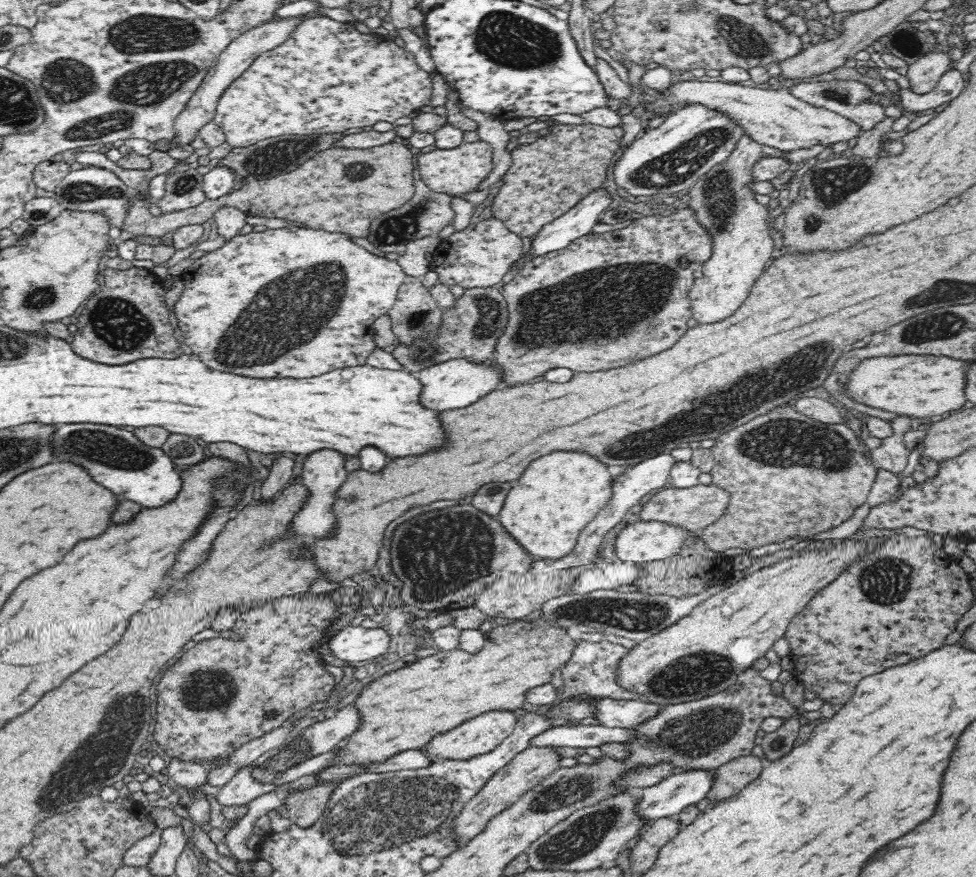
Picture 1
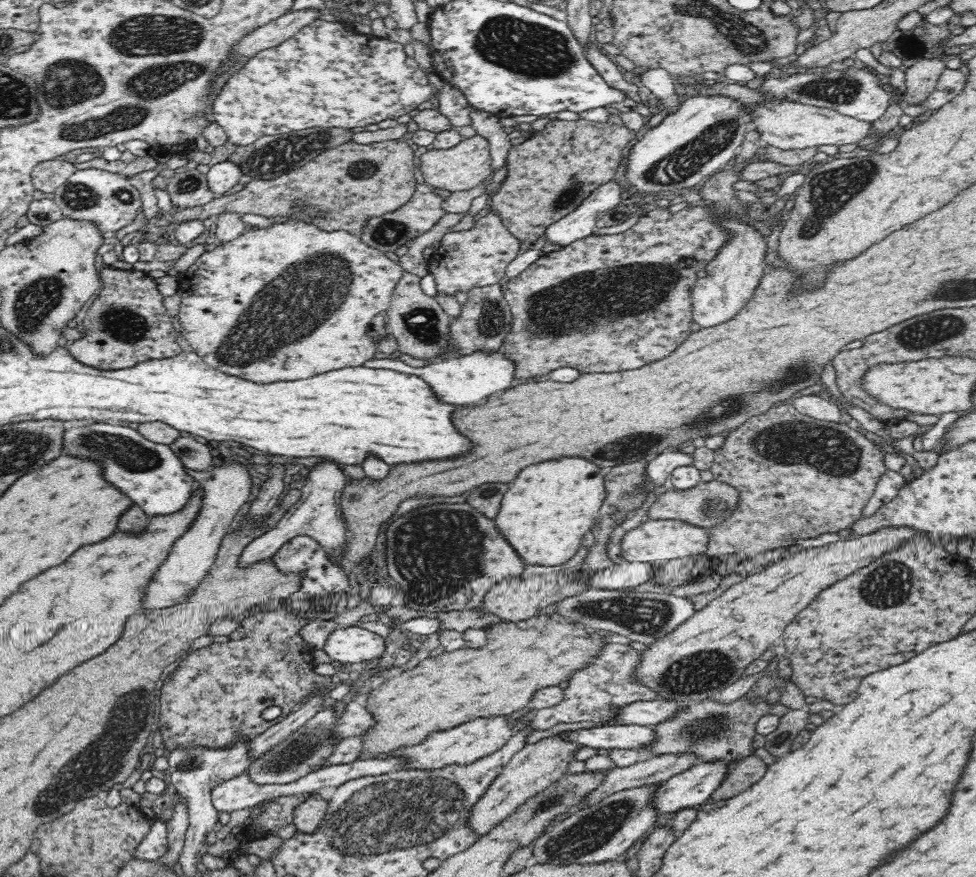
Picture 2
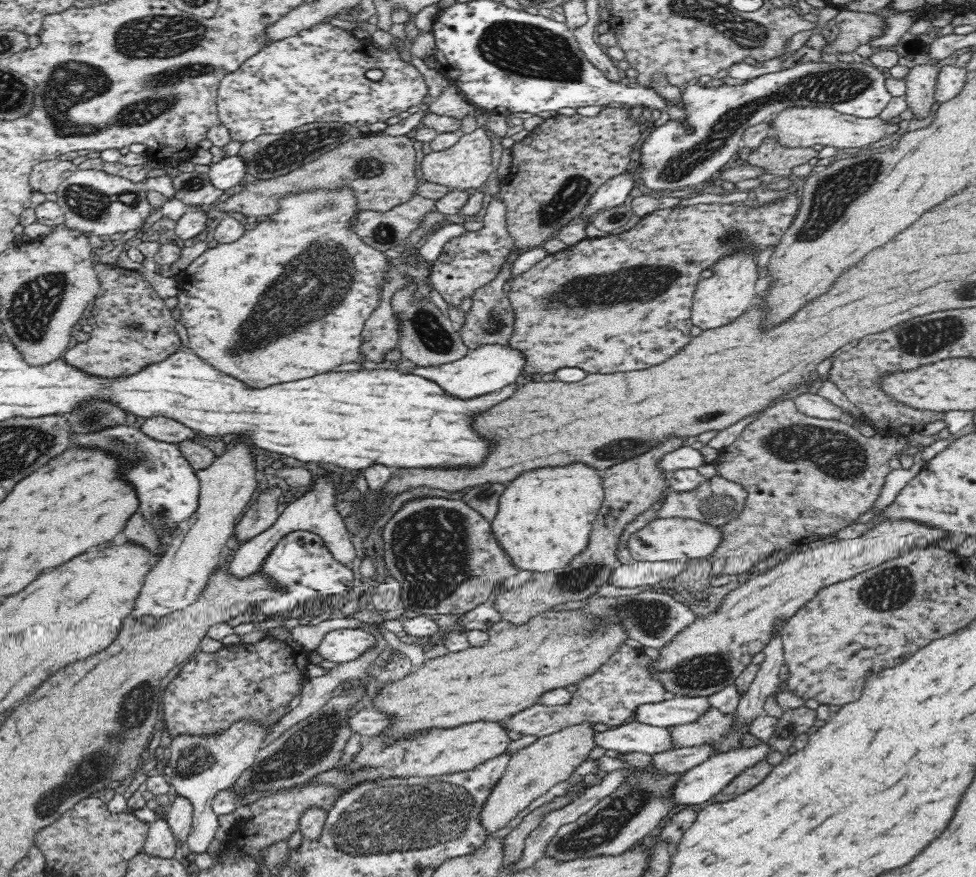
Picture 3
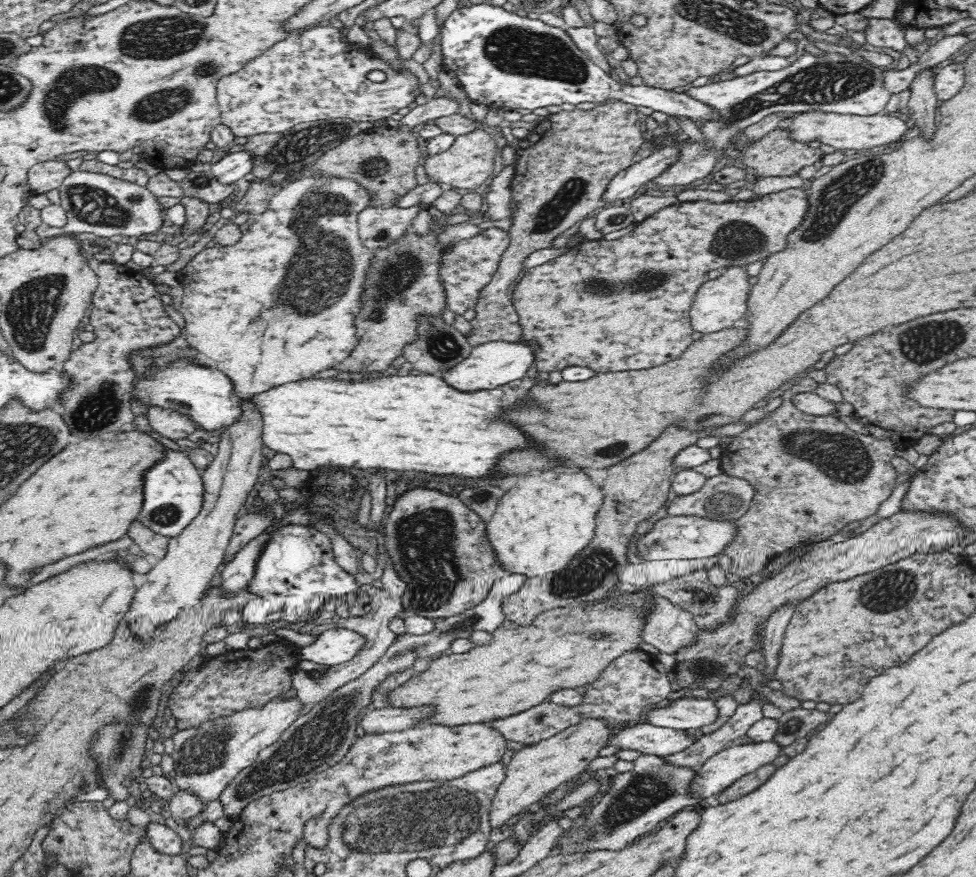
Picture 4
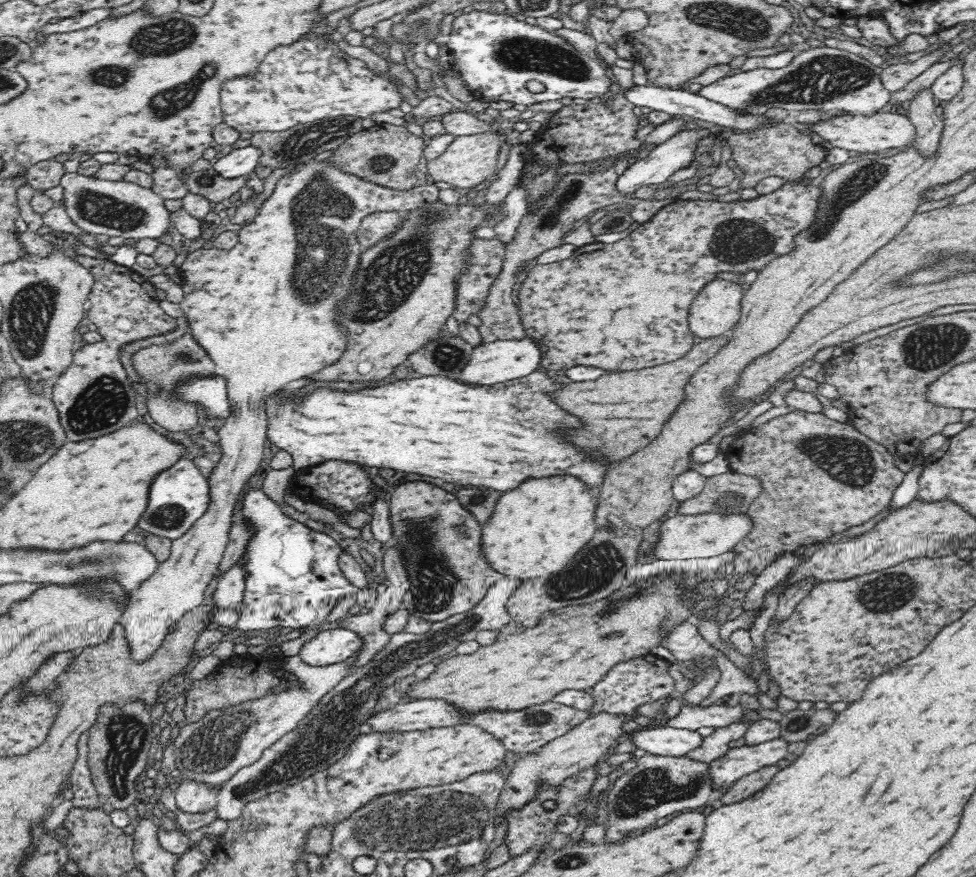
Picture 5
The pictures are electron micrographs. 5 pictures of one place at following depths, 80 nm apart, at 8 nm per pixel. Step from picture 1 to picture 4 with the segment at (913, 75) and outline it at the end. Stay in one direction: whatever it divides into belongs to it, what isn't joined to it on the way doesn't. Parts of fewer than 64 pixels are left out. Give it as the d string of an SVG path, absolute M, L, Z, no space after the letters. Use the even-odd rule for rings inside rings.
M920 70L910 82L910 98L908 100L909 114L906 118L911 125L918 126L923 136L932 136L936 130L936 110L940 104L934 90L934 70Z

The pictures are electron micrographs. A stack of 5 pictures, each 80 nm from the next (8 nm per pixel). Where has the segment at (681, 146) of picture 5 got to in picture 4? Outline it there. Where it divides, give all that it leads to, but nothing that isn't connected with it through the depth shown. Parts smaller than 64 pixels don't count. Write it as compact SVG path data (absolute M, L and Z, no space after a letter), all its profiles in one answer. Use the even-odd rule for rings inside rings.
M668 146L654 151L640 162L630 165L630 168L621 170L608 184L602 194L602 201L609 206L621 204L625 198L630 198L642 184L650 182L654 176L662 174L670 162L678 160L676 147Z

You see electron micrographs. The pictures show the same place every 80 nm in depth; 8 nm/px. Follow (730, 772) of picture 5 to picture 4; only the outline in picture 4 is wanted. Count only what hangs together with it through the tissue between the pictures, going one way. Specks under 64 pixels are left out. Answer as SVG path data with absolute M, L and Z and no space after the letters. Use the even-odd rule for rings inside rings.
M774 740L738 746L731 744L726 749L718 752L718 754L714 754L712 758L706 760L698 769L694 769L694 778L690 780L690 784L686 788L686 795L696 797L698 802L702 800L704 804L708 797L721 793L741 776L744 776L744 774L754 772L760 766L771 763L780 754L780 750L780 745Z

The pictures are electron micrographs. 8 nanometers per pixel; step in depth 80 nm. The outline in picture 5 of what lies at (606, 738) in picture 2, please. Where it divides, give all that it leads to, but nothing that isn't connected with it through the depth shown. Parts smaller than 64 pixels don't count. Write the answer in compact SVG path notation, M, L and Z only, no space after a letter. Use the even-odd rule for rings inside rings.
M668 726L643 727L624 734L622 739L629 739L635 748L641 748L650 754L671 757L682 757L692 748L702 744L698 731Z

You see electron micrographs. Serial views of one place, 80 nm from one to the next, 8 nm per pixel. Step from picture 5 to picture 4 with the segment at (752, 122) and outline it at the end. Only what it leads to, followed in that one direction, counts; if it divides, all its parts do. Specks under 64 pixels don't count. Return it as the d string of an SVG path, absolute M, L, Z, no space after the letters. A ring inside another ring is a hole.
M474 4L470 7L457 8L440 25L438 34L441 38L442 70L456 73L458 83L462 85L471 102L485 104L489 108L530 112L530 110L546 106L561 106L562 104L576 106L581 102L593 102L598 105L608 100L616 100L635 107L646 106L646 108L652 108L656 112L665 112L673 117L687 116L694 121L705 118L711 122L710 118L718 116L718 113L712 111L710 105L694 100L686 93L649 87L644 84L633 86L627 82L620 83L612 79L576 46L565 26L548 25L538 18L520 16L500 6Z

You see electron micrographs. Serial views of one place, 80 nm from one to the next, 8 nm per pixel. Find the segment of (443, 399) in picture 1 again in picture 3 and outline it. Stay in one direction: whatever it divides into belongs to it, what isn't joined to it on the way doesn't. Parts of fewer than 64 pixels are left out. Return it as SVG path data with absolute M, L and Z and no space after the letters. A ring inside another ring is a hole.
M484 345L469 351L466 356L454 362L439 366L410 368L410 373L436 382L442 391L456 398L476 398L480 394L490 394L514 384L518 376L524 374L524 356L510 348L510 345Z

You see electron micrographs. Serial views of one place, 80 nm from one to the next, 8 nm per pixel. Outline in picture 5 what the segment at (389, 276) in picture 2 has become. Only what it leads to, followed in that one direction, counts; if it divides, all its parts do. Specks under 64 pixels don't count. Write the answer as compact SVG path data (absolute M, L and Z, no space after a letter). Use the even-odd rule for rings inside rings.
M326 160L306 163L290 176L281 178L273 193L262 203L254 220L248 226L237 229L239 243L234 248L226 250L205 245L187 255L180 265L180 285L184 298L179 305L185 314L188 332L215 364L215 374L226 379L232 414L217 431L220 460L206 477L210 487L210 502L205 514L184 535L171 540L170 556L158 563L154 574L150 574L137 589L128 594L128 602L119 624L124 627L132 658L137 663L154 654L154 650L166 638L170 626L182 619L186 612L204 604L204 592L219 572L219 564L225 554L234 508L240 496L244 496L249 479L256 475L262 462L268 424L268 416L262 410L265 408L264 398L292 380L310 376L338 362L344 354L348 332L344 326L338 326L334 318L338 304L350 294L352 278L364 251L357 240L362 216L382 210L407 212L422 208L424 204L438 200L439 190L434 182L414 186L406 191L394 190L342 172L338 167L328 165Z

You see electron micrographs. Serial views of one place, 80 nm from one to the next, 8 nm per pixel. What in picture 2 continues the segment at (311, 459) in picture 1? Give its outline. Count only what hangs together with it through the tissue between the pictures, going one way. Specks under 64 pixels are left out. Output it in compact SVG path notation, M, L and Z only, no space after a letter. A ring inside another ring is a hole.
M322 458L309 469L309 474L304 478L301 497L296 504L278 521L278 524L252 541L242 553L239 562L248 566L260 562L264 558L275 555L283 544L297 536L312 537L316 542L326 548L342 548L346 544L346 520L340 512L340 494L347 482L346 474L340 464L331 458Z

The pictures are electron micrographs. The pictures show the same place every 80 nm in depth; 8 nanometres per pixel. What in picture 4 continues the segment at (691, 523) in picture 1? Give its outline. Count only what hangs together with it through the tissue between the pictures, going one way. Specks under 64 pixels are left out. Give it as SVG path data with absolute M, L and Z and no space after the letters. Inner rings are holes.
M720 474L705 481L705 486L694 494L676 496L666 509L667 516L697 516L716 521L732 521L740 518L750 508L754 487L746 480Z

